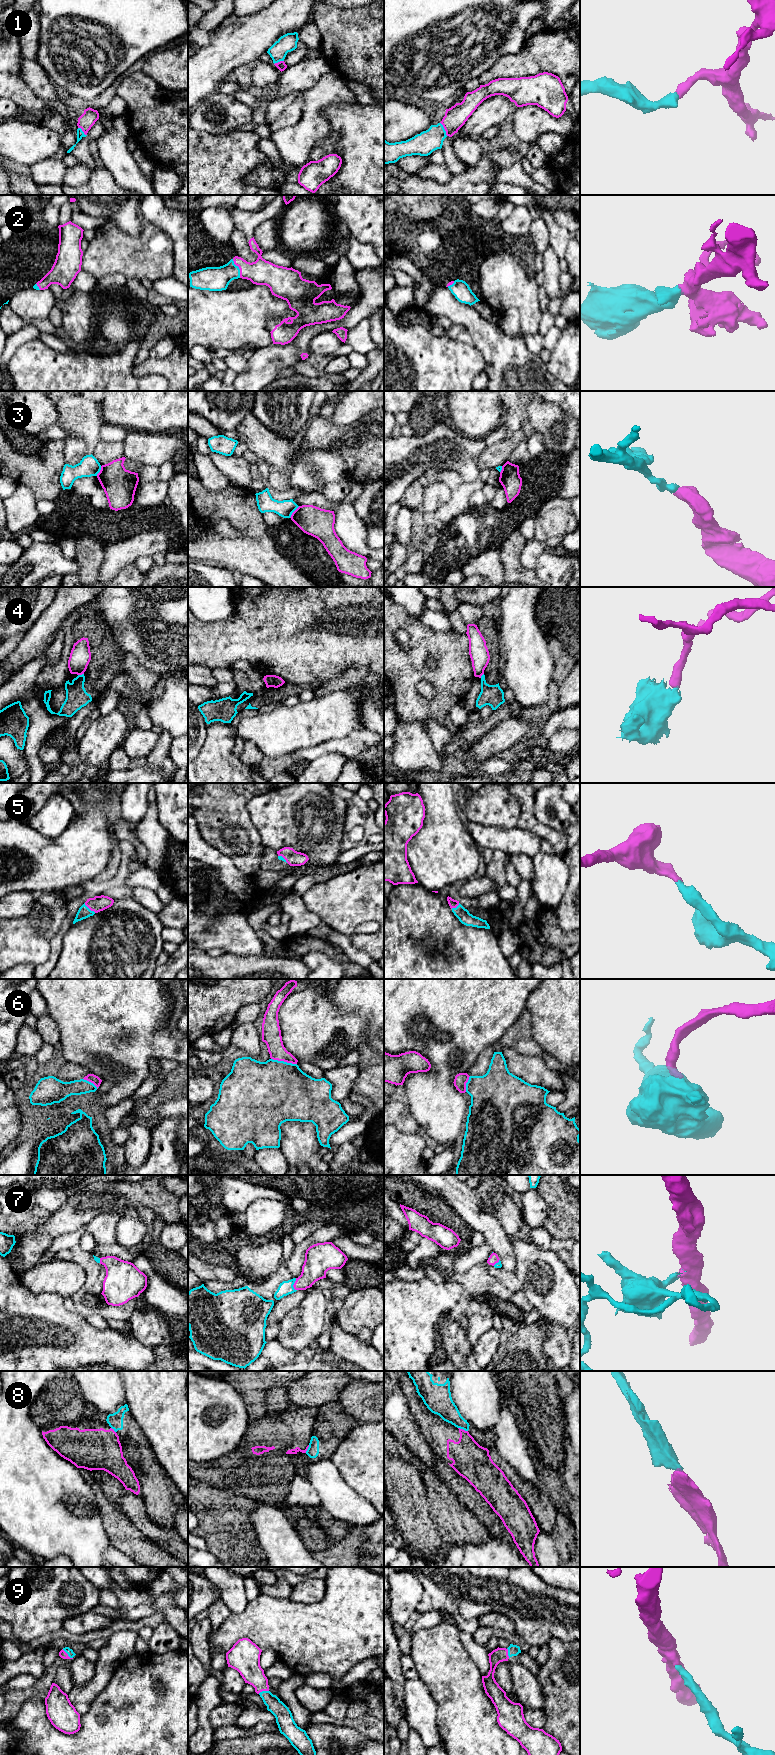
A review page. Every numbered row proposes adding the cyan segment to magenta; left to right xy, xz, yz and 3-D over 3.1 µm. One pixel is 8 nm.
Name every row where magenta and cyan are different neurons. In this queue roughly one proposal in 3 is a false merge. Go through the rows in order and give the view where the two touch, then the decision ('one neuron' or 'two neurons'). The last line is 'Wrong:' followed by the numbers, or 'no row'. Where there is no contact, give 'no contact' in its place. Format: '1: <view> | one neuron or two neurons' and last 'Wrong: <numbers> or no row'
1: yz | one neuron
2: xz | one neuron
3: xz | two neurons
4: xy | two neurons
5: xy | one neuron
6: xz | one neuron
7: xz | one neuron
8: yz | two neurons
9: xy | one neuron
Wrong: 3, 4, 8

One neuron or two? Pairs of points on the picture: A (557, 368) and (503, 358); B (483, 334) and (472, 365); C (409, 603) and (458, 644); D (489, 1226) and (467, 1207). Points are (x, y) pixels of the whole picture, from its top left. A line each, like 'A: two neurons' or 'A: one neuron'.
A: two neurons
B: two neurons
C: two neurons
D: one neuron

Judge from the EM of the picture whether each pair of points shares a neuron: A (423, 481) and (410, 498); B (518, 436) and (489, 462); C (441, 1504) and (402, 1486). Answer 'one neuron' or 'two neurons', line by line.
A: one neuron
B: one neuron
C: one neuron

